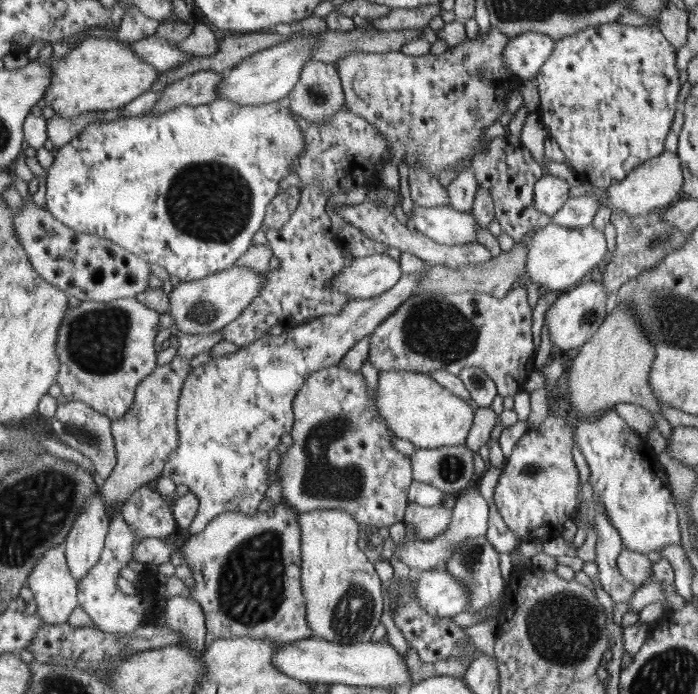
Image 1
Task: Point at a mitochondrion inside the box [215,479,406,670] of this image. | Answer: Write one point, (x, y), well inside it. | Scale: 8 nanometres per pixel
(352, 615)

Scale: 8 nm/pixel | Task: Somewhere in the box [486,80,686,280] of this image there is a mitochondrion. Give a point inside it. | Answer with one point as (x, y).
(655, 243)

